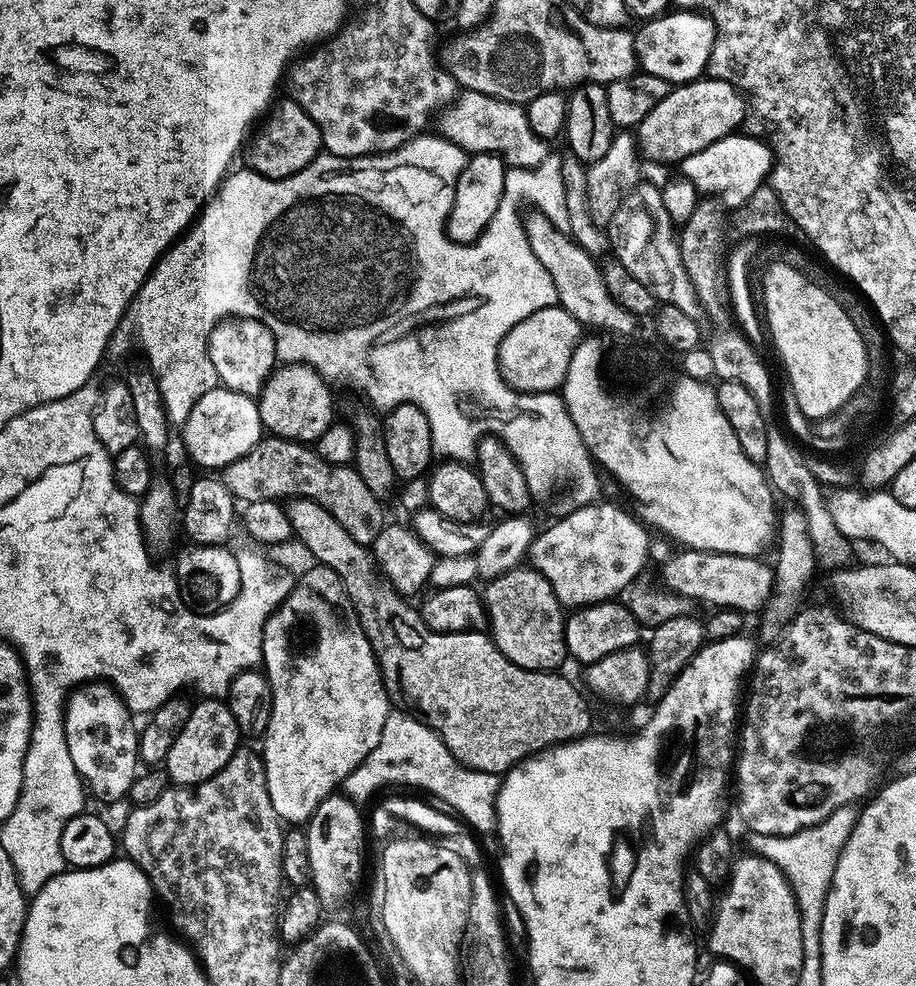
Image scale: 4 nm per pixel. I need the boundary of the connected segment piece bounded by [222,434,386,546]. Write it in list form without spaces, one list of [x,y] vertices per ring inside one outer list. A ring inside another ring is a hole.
[[[265,435],[242,458],[230,462],[222,470],[224,485],[240,502],[274,500],[287,502],[293,498],[318,502],[346,529],[354,542],[371,546],[384,529],[385,505],[370,494],[366,482],[356,473],[355,467],[326,462],[315,447],[298,440],[284,440],[281,436]]]

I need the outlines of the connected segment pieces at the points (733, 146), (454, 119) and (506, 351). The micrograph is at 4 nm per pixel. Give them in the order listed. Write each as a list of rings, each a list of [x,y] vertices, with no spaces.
[[[733,134],[706,146],[706,150],[698,150],[698,154],[690,154],[679,163],[682,174],[694,182],[697,193],[711,194],[719,199],[725,209],[735,210],[754,194],[769,179],[774,157],[772,149],[763,139],[755,140],[752,136]]]
[[[461,91],[455,102],[439,117],[439,120],[438,132],[444,139],[454,142],[468,154],[494,152],[508,168],[536,168],[550,153],[549,141],[539,140],[534,134],[534,130],[530,130],[528,113],[521,105],[490,98],[486,94]]]
[[[562,307],[534,310],[530,318],[522,318],[500,343],[500,373],[510,388],[518,392],[556,392],[563,389],[570,370],[570,358],[582,339],[582,325]]]

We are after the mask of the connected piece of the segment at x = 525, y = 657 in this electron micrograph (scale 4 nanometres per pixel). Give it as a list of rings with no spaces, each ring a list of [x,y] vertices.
[[[531,566],[511,568],[506,574],[495,576],[487,581],[482,588],[484,611],[488,614],[488,628],[493,642],[514,662],[514,666],[522,666],[526,670],[535,672],[550,672],[559,669],[563,660],[569,659],[566,638],[564,637],[564,622],[566,609],[558,602],[552,589],[552,583],[545,576]]]

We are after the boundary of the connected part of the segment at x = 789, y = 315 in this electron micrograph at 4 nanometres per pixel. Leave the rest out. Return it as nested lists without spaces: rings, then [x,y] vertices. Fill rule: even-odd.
[[[787,262],[772,264],[764,276],[762,316],[768,319],[766,332],[772,335],[772,344],[784,363],[801,417],[822,421],[853,403],[867,378],[867,350],[862,334],[826,290],[806,282]]]

